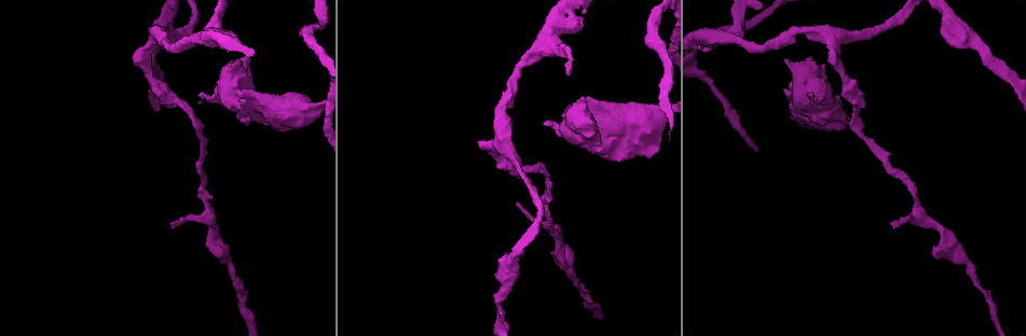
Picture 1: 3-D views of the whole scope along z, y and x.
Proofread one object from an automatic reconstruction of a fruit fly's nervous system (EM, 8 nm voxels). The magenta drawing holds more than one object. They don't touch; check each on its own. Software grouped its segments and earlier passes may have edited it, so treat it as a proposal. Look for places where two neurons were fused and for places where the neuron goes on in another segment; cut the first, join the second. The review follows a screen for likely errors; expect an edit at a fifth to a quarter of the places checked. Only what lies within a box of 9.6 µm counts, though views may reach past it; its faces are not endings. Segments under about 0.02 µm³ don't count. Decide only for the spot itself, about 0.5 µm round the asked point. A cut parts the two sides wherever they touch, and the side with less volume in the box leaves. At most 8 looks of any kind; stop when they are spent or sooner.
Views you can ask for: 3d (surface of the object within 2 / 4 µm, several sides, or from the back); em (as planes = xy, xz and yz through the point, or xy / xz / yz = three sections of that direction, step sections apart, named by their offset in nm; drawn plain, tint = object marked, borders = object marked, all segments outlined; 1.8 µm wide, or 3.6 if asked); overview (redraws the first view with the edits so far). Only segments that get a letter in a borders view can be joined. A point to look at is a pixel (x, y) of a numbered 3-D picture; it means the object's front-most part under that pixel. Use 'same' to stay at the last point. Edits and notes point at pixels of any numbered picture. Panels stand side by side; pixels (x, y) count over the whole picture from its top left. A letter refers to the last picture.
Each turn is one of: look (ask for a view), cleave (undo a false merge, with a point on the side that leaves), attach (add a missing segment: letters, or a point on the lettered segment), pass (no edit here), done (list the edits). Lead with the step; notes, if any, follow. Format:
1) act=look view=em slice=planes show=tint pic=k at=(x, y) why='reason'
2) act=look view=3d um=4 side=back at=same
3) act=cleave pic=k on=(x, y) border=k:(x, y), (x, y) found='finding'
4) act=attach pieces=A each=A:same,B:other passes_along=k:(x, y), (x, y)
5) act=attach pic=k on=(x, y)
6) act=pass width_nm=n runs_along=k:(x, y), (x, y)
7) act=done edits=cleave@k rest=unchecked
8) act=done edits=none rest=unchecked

act=look view=em slice=planes show=plain pic=1 at=(170, 227) why='tapers out'

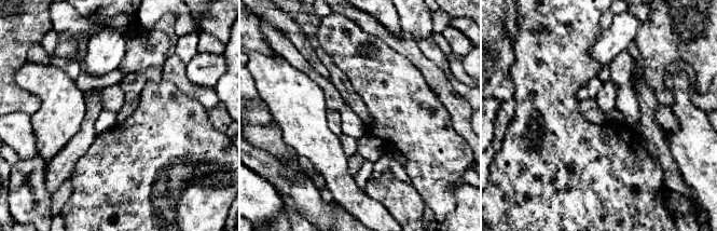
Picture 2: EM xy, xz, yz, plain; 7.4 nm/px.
act=look view=em slice=planes show=borders at=same

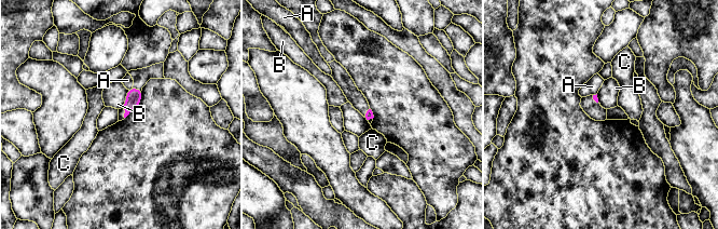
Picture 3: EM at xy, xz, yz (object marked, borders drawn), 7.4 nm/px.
act=pass each=A:other,B:other,C:other border=3:(128, 90), (125, 103), (121, 107) found='none of them fits'

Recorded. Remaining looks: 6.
act=look view=3d um=4 pic=1 at=(632, 136) why='abrupt turn'

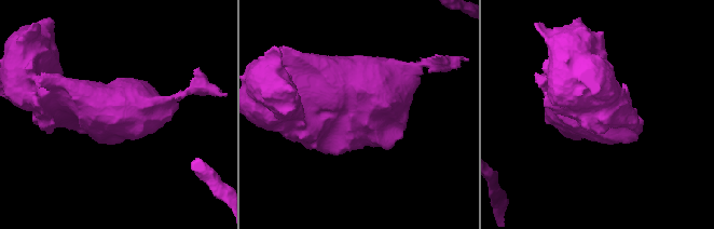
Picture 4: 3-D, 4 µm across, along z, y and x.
act=look view=em um=3.6 slice=yz step=8 show=tint pic=4 at=(357, 114)

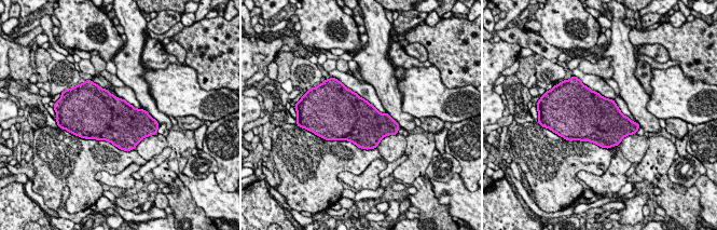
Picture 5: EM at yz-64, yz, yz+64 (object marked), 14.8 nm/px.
act=look view=em um=3.6 slice=planes show=borders at=same

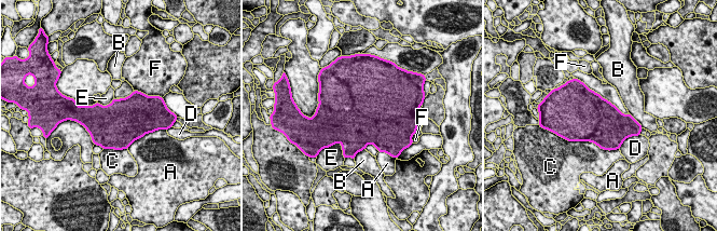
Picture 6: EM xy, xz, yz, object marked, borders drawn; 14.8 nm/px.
act=pass longest_contact=C:700nm each=A:other,B:other,C:other,D:other,E:other,F:other border=6:(97, 102), (102, 105), (110, 104) found='all the same neuron'

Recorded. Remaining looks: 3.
act=look view=3d um=4 pic=1 at=(196, 39)

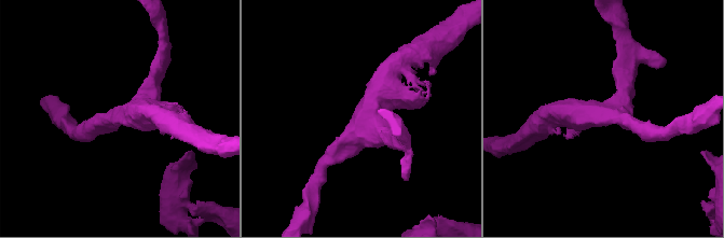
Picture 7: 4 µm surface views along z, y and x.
act=look view=em slice=planes show=borders pic=7 at=(364, 124) arms=3 arm_widths_nm=240,300,460

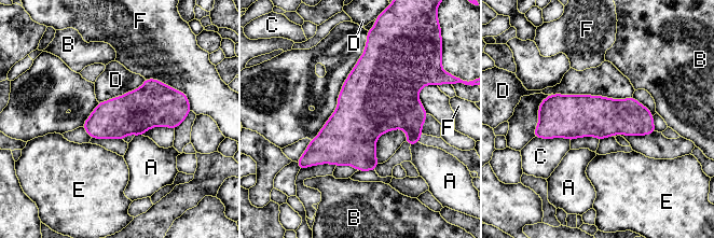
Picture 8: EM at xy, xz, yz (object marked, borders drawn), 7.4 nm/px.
act=pass width_nm=320 each=A:other,B:other,C:other,D:other,E:other,F:other border=8:(552, 93), (632, 97) found='one neuron here'

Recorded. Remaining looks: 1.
act=done edits=none rest=unchecked

